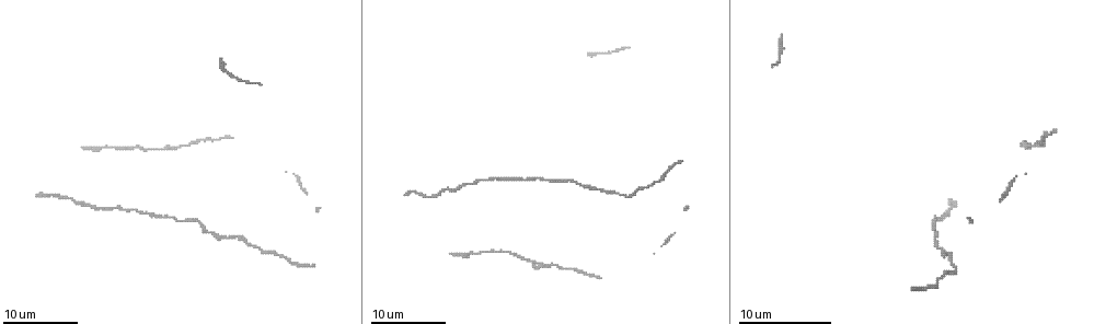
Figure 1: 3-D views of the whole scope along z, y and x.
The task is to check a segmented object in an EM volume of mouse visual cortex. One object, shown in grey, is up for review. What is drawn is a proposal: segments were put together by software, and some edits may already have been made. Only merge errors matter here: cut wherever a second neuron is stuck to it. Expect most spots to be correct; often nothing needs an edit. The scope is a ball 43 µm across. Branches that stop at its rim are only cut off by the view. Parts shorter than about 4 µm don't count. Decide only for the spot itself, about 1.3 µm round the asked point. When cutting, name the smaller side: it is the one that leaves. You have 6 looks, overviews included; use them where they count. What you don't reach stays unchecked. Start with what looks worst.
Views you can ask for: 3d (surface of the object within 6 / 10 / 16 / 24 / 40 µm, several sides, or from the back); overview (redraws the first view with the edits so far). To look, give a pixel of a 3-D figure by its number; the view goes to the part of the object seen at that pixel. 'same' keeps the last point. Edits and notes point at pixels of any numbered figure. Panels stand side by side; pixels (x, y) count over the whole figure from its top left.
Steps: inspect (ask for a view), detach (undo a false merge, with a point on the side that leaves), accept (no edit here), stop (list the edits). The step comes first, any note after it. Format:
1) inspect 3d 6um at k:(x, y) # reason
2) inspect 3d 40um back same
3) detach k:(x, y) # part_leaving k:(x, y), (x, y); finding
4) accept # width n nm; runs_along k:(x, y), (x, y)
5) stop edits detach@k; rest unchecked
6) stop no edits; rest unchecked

inspect 3d 10um at 1:(627, 195) # sudden change in width

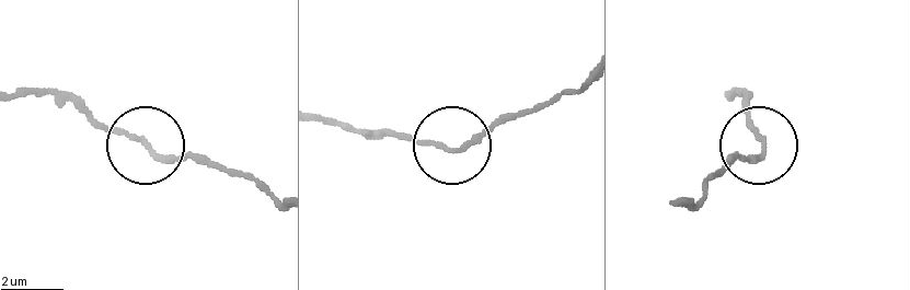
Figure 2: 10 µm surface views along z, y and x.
accept # runs_along 2:(318, 118), (459, 150), (510, 116); one neuron here

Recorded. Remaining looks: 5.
inspect 3d 16um at 1:(935, 234)

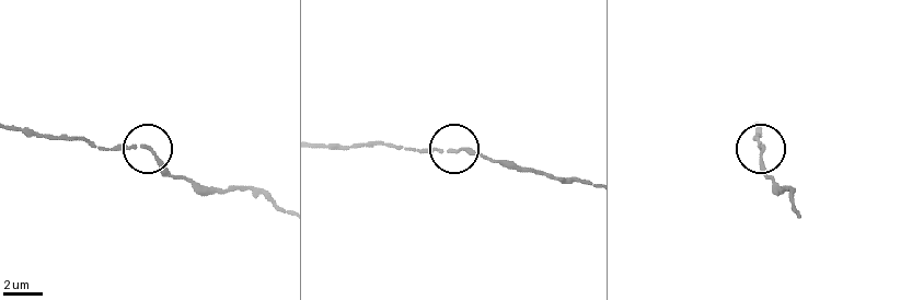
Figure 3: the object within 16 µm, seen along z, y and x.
inspect 3d 16um back at 3:(144, 147)

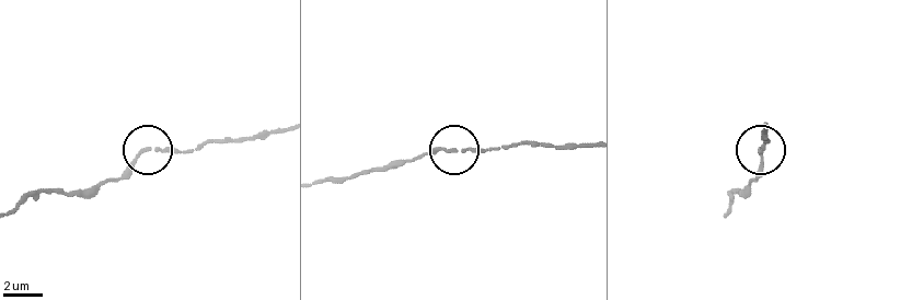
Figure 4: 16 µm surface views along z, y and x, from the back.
accept # width 130 nm; runs_along 4:(589, 146), (515, 142), (500, 147), (437, 147), (424, 156); one neuron here

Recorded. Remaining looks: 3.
inspect 3d 10um at 1:(226, 237) # calibre changes

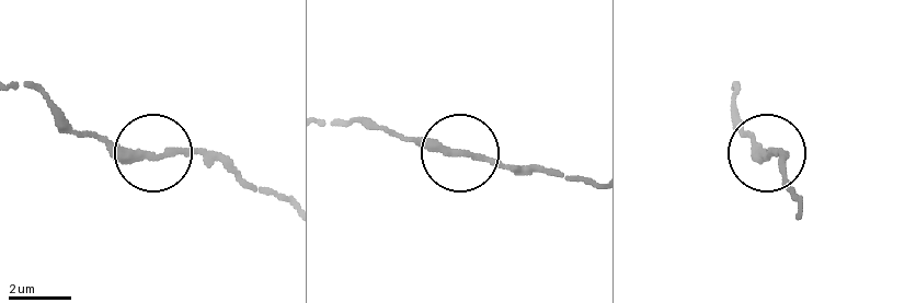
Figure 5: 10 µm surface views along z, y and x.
accept # width 240 nm; all the same neuron

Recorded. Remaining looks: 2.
stop no edits; rest unchecked

